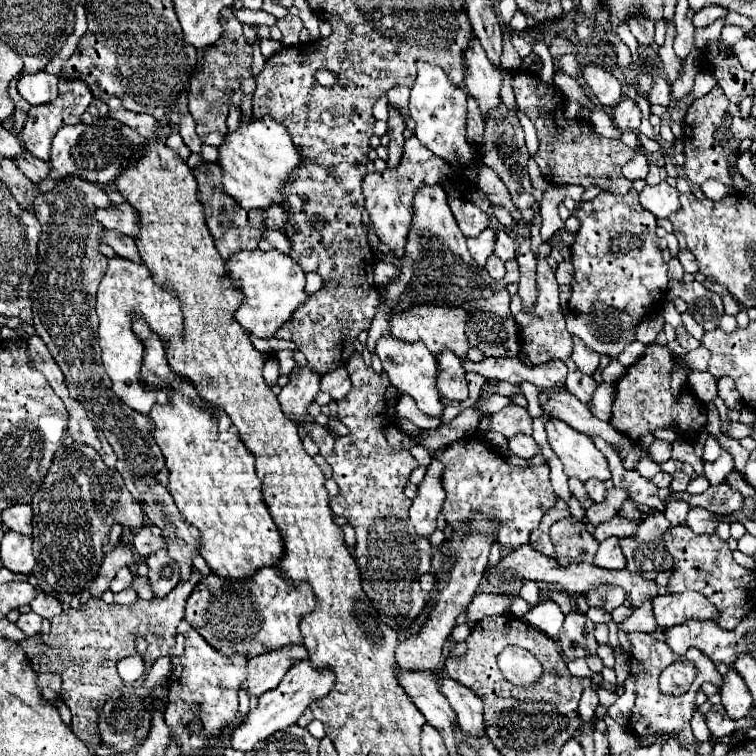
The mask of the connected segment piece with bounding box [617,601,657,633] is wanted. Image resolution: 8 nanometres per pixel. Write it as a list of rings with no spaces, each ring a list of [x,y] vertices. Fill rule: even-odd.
[[[647,601],[647,603],[643,603],[641,607],[633,609],[633,613],[631,613],[625,621],[617,623],[617,627],[619,627],[619,631],[625,631],[625,633],[633,633],[633,631],[651,633],[651,631],[655,631],[655,629],[657,629],[657,621],[655,621],[655,617],[653,617],[651,603]]]

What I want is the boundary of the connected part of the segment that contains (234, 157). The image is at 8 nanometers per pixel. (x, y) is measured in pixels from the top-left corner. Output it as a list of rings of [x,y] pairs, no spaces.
[[[271,117],[249,119],[237,131],[229,131],[219,147],[219,165],[223,167],[223,189],[243,209],[267,209],[285,203],[285,187],[291,173],[303,167],[301,153],[293,147],[289,131]]]

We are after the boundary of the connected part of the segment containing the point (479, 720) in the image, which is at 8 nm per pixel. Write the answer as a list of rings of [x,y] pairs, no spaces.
[[[451,677],[441,679],[441,693],[459,717],[459,725],[469,735],[485,735],[483,729],[483,701],[473,689],[457,683]]]

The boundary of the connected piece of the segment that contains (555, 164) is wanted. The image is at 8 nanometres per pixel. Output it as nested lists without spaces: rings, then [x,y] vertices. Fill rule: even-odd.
[[[513,71],[513,93],[519,105],[519,111],[527,115],[537,129],[539,151],[533,155],[543,177],[551,185],[581,185],[591,187],[599,185],[605,191],[625,195],[633,189],[633,183],[621,175],[621,167],[635,155],[633,147],[627,147],[623,141],[611,141],[593,131],[589,119],[567,119],[565,105],[567,99],[557,89],[557,85],[543,81],[533,71]]]

